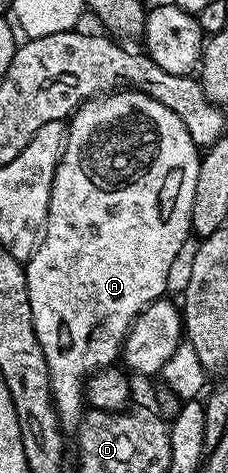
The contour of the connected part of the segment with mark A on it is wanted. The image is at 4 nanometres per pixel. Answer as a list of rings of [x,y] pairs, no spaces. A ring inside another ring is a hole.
[[[118,90],[103,96],[94,96],[85,101],[73,113],[67,124],[65,133],[65,148],[61,152],[61,161],[57,164],[55,178],[51,186],[51,202],[47,210],[45,230],[41,234],[41,242],[33,252],[33,257],[24,265],[27,280],[27,294],[30,295],[31,318],[34,322],[34,332],[39,346],[42,347],[43,358],[46,359],[50,374],[50,390],[53,391],[54,409],[57,411],[58,422],[66,433],[73,434],[79,425],[81,417],[87,411],[87,393],[85,382],[100,368],[107,368],[118,363],[123,352],[125,336],[136,320],[137,315],[148,304],[166,295],[165,287],[169,284],[169,275],[173,272],[173,263],[185,244],[185,239],[191,236],[192,204],[195,202],[196,179],[199,176],[202,157],[199,155],[197,143],[187,134],[187,126],[163,102],[151,98],[142,92]]]

